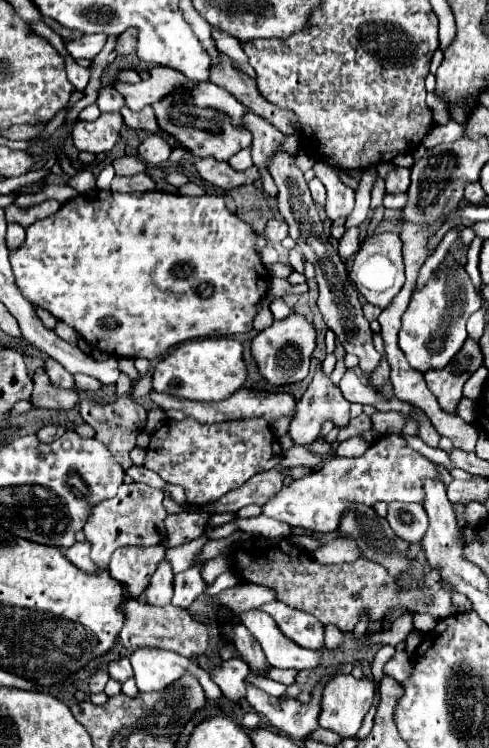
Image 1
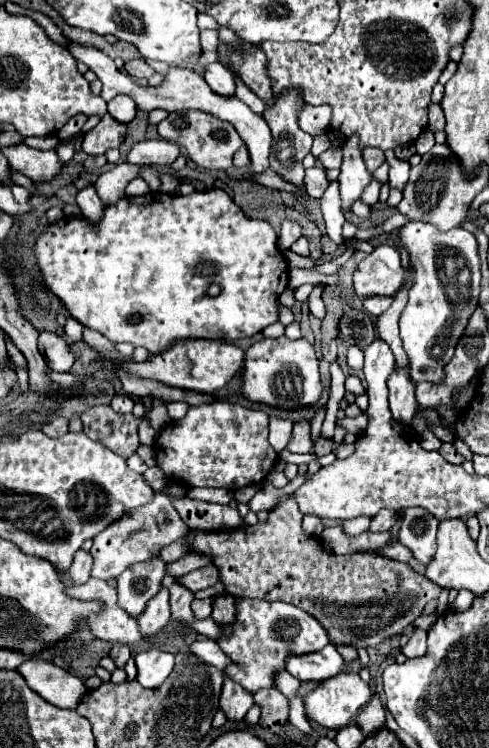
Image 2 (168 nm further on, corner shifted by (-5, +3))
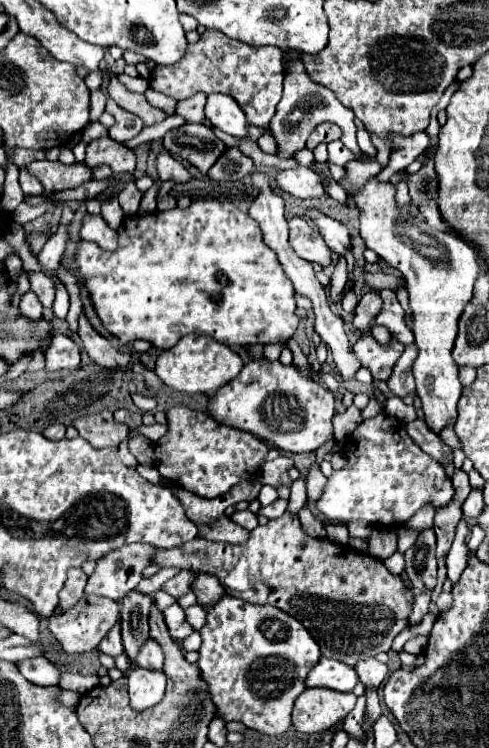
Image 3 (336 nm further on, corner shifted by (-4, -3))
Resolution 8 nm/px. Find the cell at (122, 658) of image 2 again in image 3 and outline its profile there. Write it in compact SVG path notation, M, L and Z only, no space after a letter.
M115 623L115 627L109 631L109 635L99 643L99 651L117 657L123 653L123 643L121 643L121 629L119 623Z

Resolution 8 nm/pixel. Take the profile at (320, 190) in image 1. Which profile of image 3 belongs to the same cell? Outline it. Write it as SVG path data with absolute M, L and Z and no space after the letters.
M295 167L295 169L285 169L277 173L275 179L277 187L293 197L301 199L311 199L311 197L321 197L325 193L323 185L319 183L319 177L307 169L307 167Z

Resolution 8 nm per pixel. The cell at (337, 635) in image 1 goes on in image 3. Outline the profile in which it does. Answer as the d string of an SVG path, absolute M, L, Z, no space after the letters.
M375 657L359 661L355 665L355 671L357 671L361 683L365 685L365 689L379 689L383 679L387 677L387 665L379 663Z

